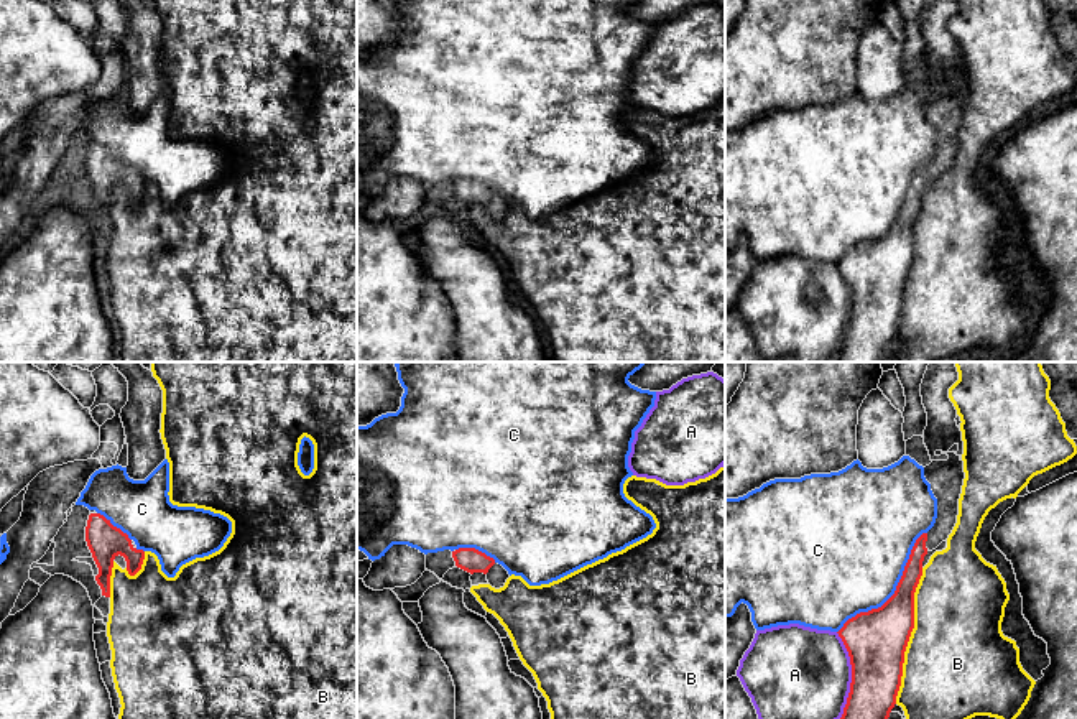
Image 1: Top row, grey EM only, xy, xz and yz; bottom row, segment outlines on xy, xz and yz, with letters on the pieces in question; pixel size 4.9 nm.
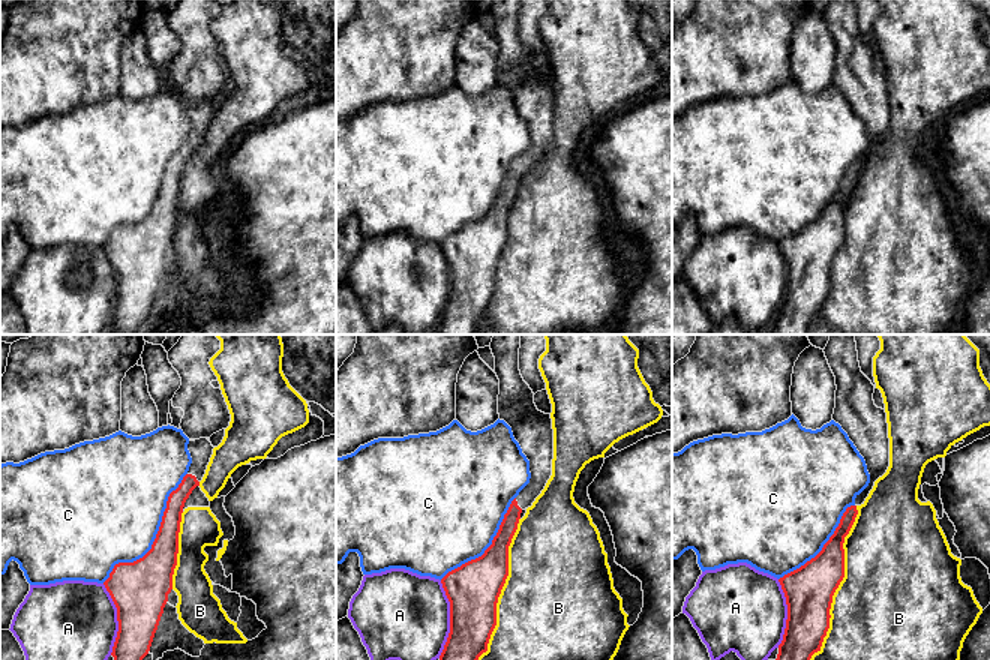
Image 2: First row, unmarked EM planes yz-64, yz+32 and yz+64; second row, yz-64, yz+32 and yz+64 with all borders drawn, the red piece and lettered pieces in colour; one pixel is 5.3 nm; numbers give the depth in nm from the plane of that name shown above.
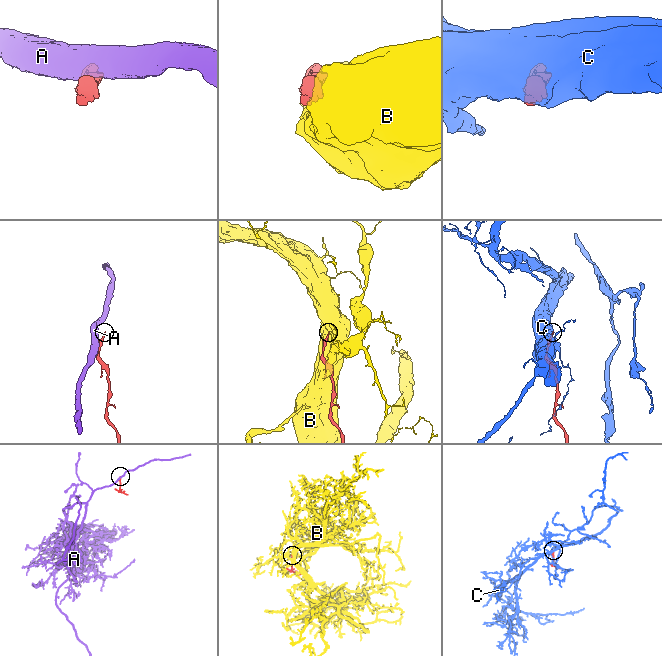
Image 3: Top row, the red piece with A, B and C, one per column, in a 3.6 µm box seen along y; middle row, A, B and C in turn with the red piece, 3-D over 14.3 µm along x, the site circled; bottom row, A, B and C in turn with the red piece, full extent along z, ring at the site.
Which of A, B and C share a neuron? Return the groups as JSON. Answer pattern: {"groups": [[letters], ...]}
{"groups": [["A"], ["B"], ["C"]]}

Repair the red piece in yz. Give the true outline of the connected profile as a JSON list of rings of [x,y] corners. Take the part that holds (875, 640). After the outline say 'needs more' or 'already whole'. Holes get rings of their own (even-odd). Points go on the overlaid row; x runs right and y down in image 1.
[[[936,451],[936,456],[941,454],[949,459],[924,467],[937,499],[934,526],[916,540],[894,594],[881,607],[848,619],[837,632],[852,665],[850,693],[840,719],[888,719],[896,704],[904,652],[914,629],[914,592],[922,561],[952,533],[965,479],[960,456]]]; needs more

